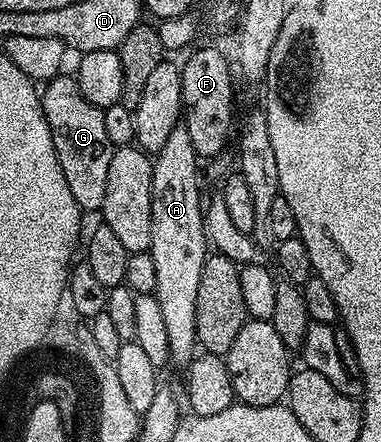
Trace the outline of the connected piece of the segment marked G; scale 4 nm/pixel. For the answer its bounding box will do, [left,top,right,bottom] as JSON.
[40,75,114,211]

